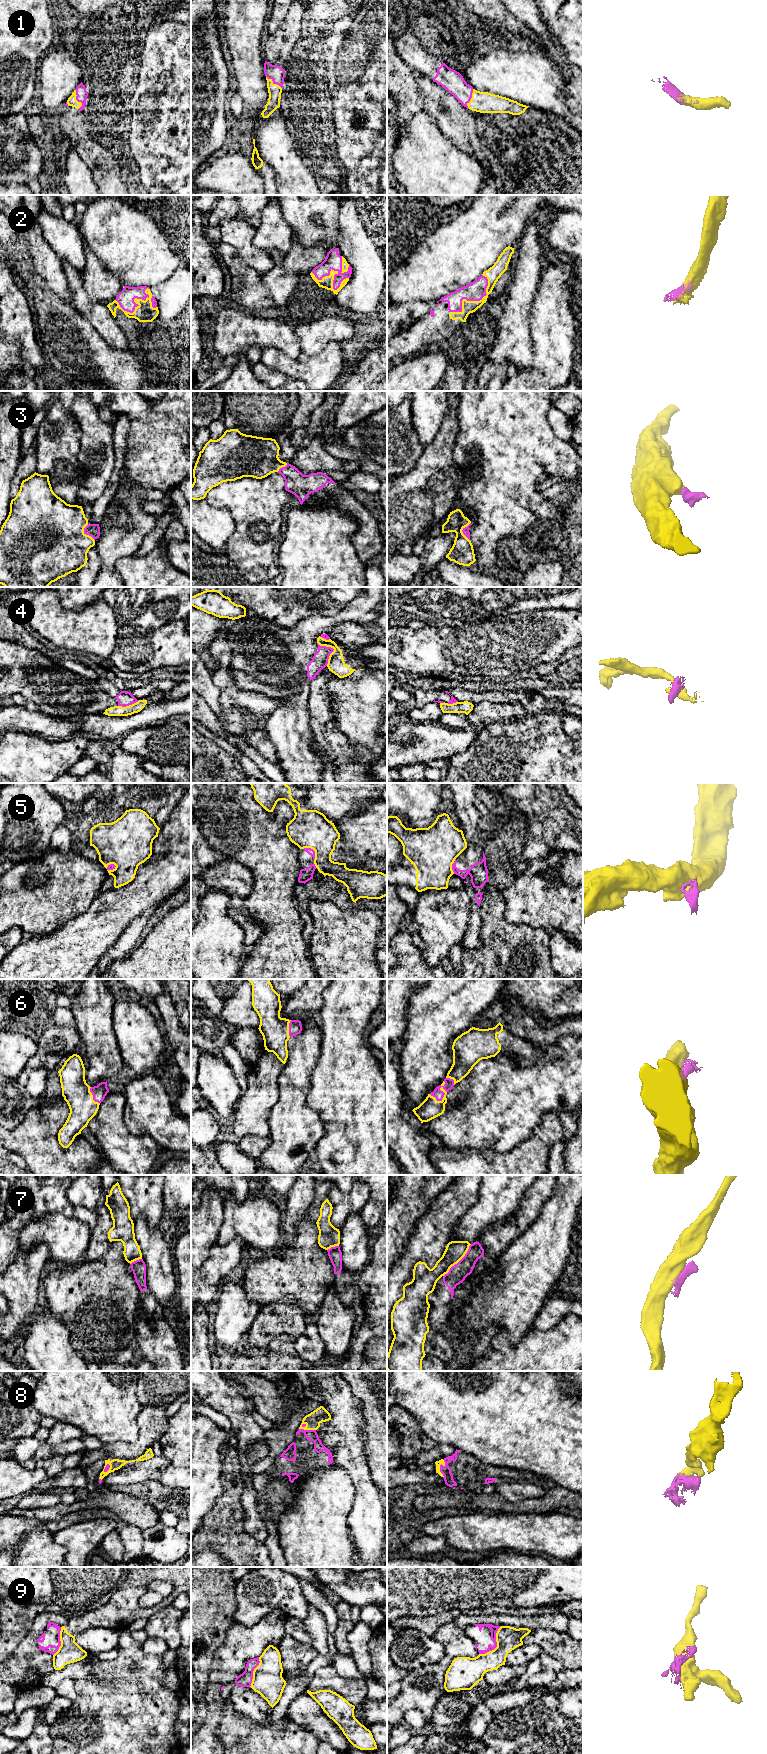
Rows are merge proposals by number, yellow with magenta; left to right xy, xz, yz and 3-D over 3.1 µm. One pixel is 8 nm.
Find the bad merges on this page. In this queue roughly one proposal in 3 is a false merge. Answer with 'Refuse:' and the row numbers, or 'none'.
Refuse: 4, 5, 7, 9

